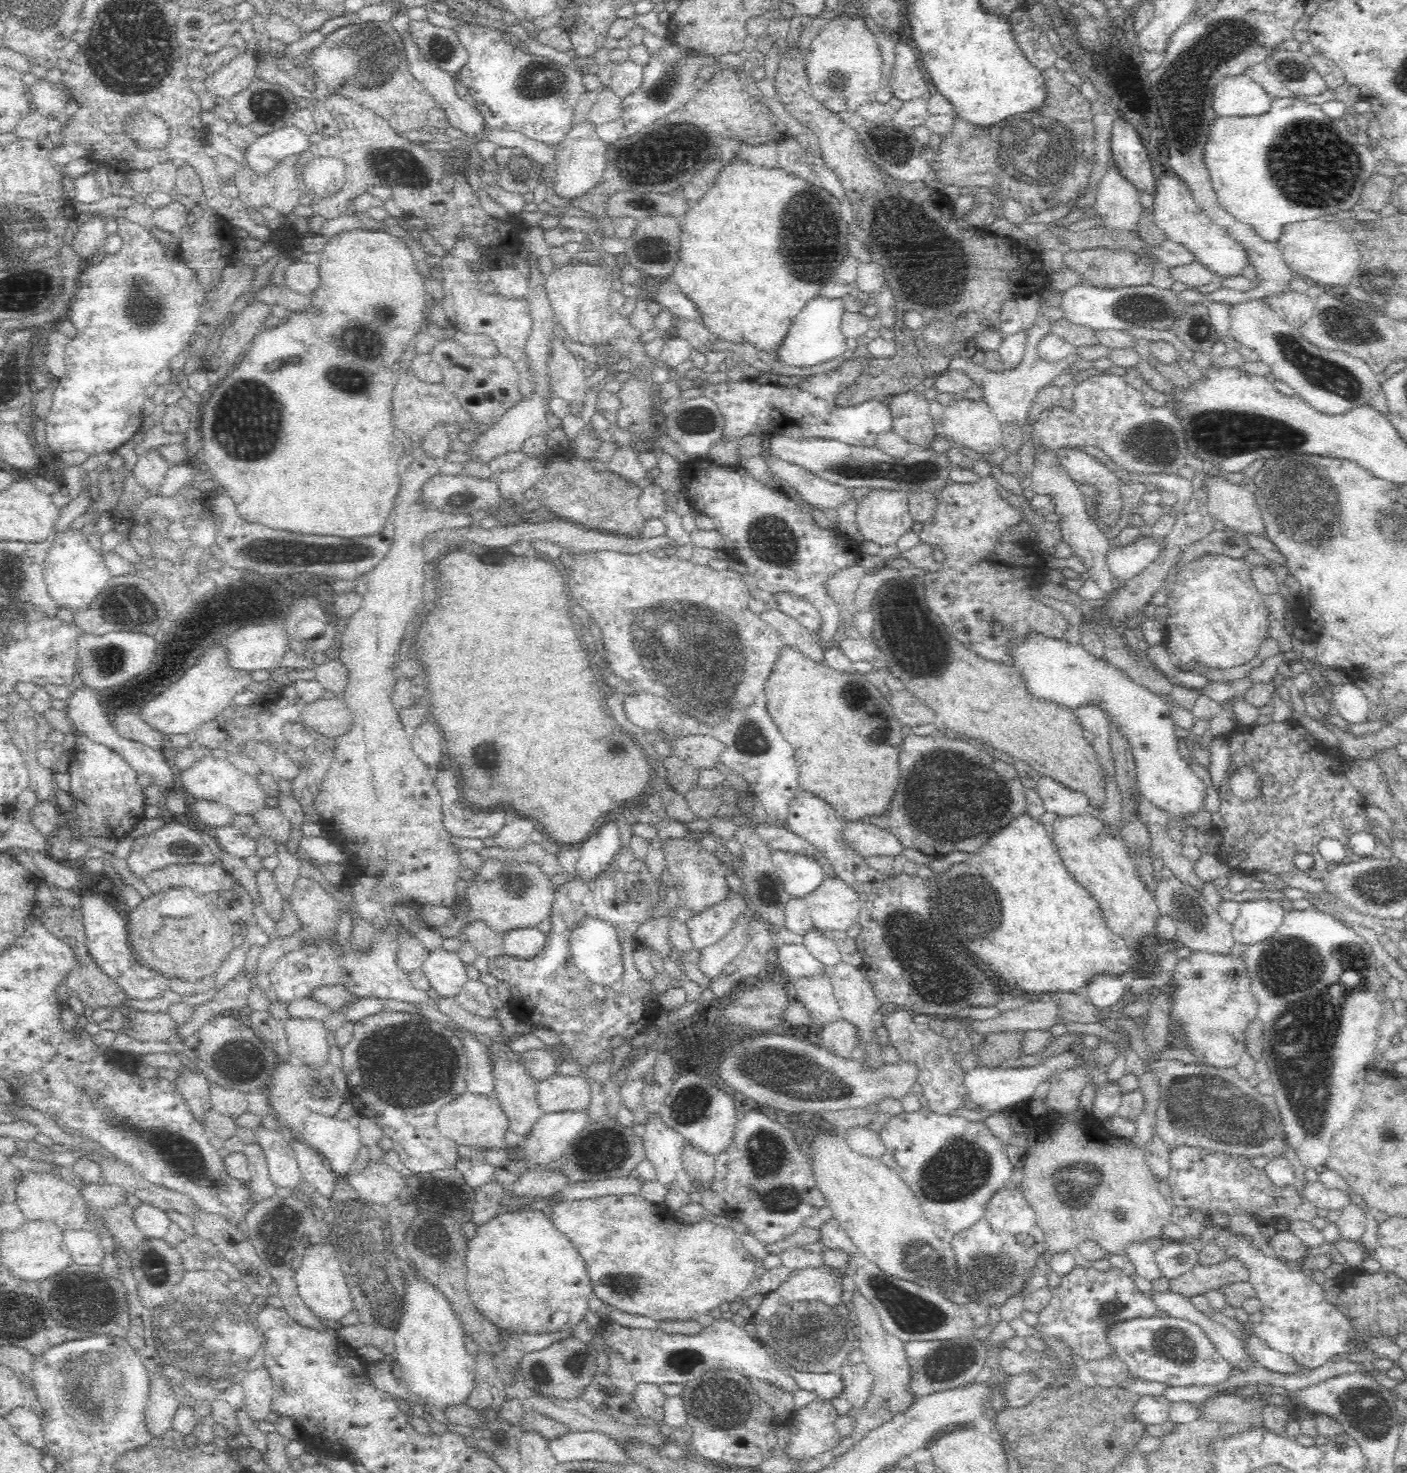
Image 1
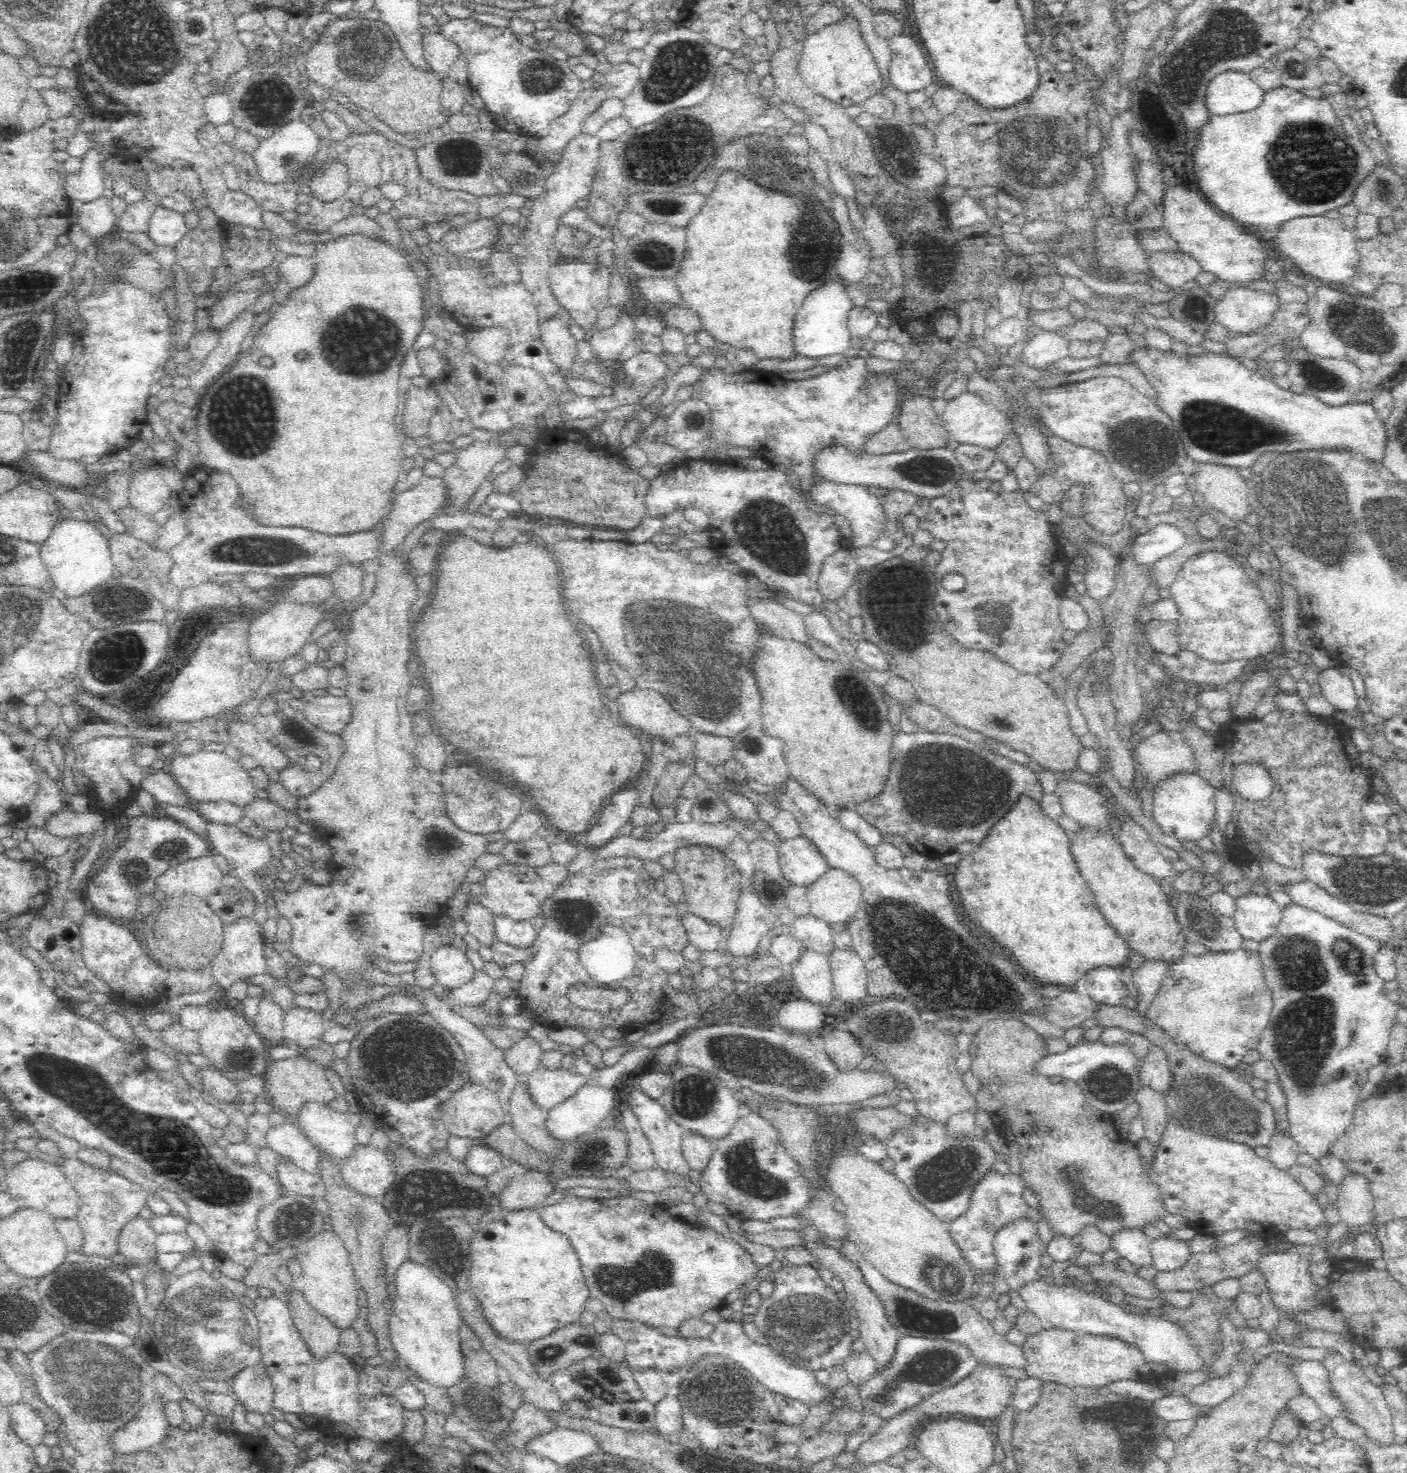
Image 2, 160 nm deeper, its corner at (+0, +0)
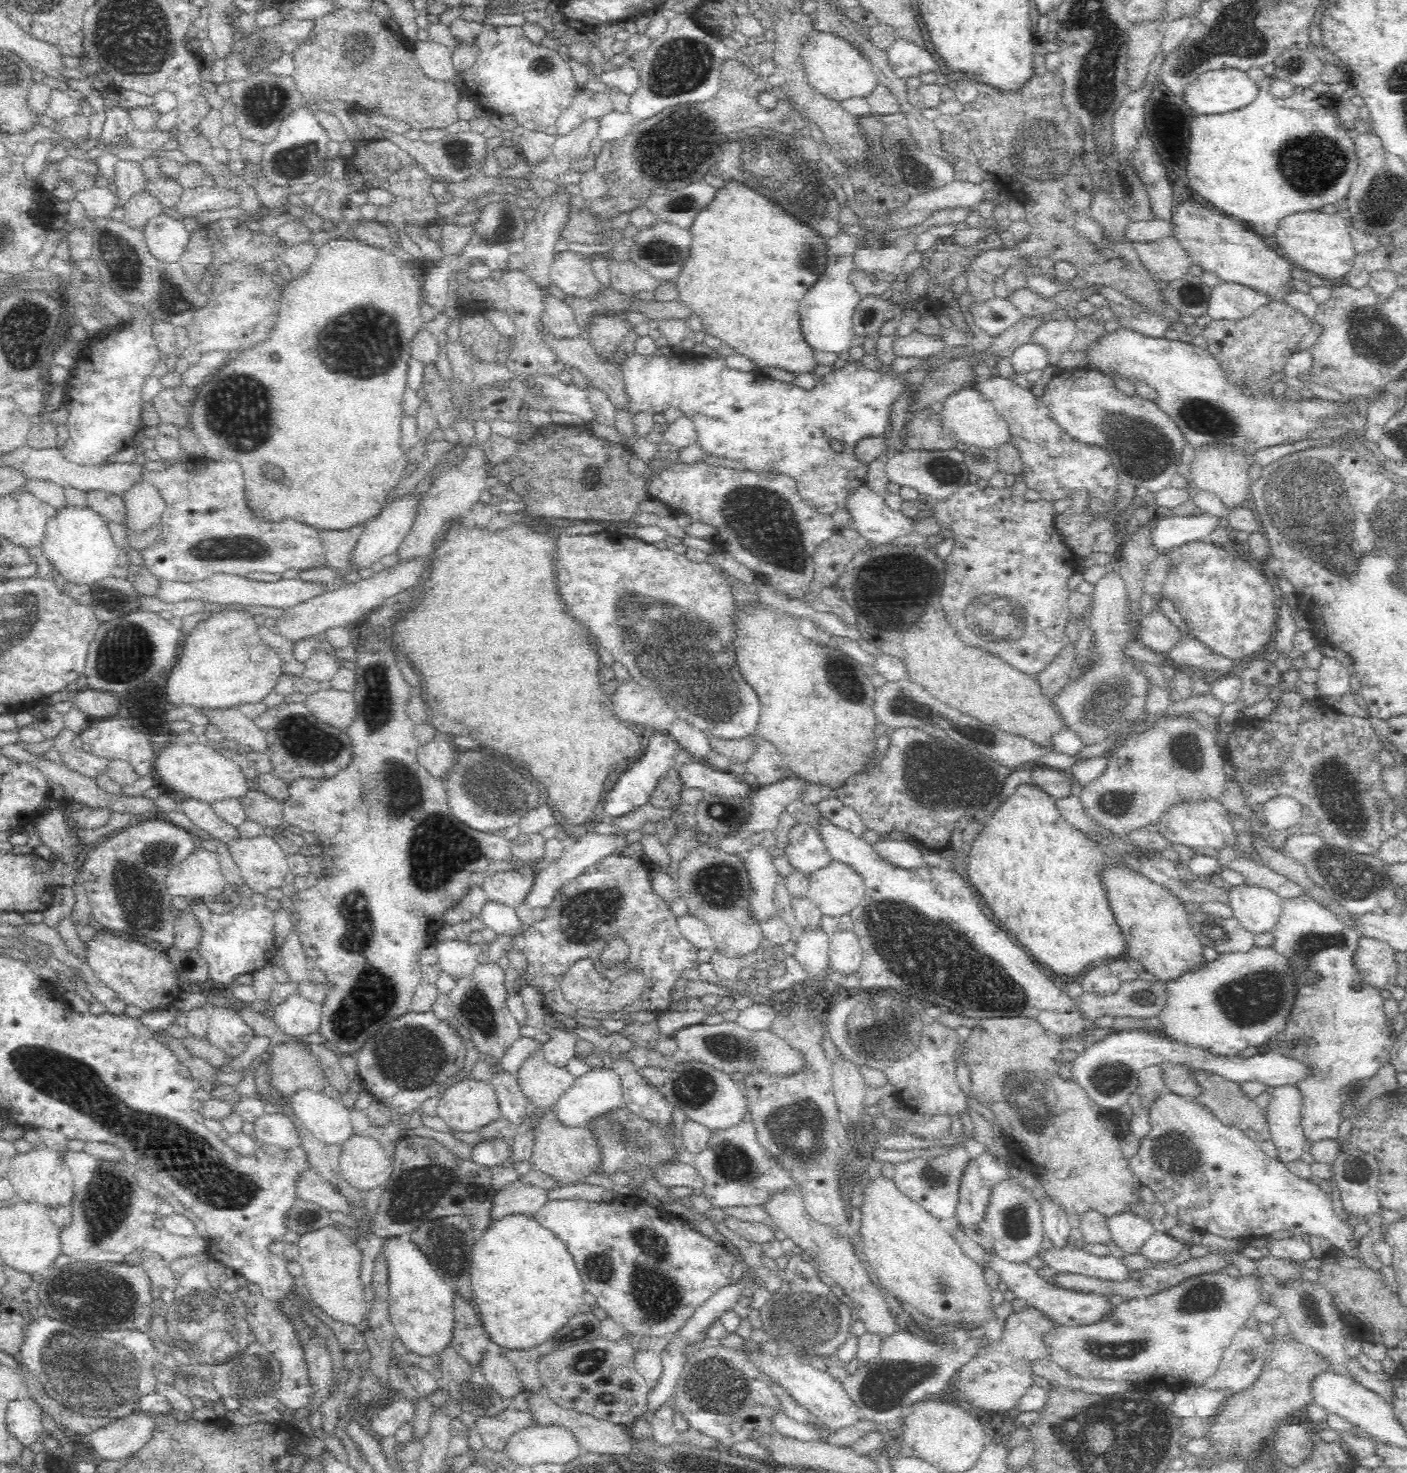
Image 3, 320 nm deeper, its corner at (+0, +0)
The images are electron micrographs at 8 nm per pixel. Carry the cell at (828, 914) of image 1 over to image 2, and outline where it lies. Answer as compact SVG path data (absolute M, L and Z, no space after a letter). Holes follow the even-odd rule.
M828 868L810 888L807 898L811 916L833 924L850 924L862 914L862 894L859 883L841 870Z

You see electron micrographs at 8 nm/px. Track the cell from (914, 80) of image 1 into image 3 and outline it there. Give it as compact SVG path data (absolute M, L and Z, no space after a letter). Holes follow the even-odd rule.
M897 36L885 53L895 78L903 82L908 82L910 78L920 78L920 74L935 72L938 68L926 47L918 46L915 41L910 42L902 37Z

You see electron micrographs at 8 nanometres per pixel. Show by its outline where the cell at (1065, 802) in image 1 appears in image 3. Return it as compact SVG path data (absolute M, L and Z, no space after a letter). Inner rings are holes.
M1188 715L1171 719L1158 717L1150 730L1142 733L1133 732L1121 739L1107 754L1107 769L1093 781L1086 783L1078 800L1082 813L1090 819L1090 824L1101 832L1129 843L1128 835L1132 830L1140 830L1149 823L1156 823L1158 816L1170 806L1170 802L1183 795L1203 795L1218 798L1224 788L1225 753L1216 744L1216 736L1211 729L1204 729L1196 718Z

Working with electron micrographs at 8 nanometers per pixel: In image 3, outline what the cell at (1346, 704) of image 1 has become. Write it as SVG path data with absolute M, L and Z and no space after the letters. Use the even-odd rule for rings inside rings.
M1324 657L1317 671L1317 687L1321 696L1342 698L1350 691L1350 673L1336 659Z

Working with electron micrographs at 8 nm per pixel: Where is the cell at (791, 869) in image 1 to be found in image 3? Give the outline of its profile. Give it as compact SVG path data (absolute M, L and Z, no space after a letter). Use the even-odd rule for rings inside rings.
M812 823L796 825L790 831L784 847L783 854L791 866L790 872L796 871L808 876L810 873L826 868L833 861Z

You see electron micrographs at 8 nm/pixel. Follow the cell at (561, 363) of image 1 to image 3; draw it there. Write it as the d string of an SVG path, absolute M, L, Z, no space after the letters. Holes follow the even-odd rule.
M554 296L544 299L541 323L545 335L550 335L554 339L571 341L584 336L579 329L573 310Z

